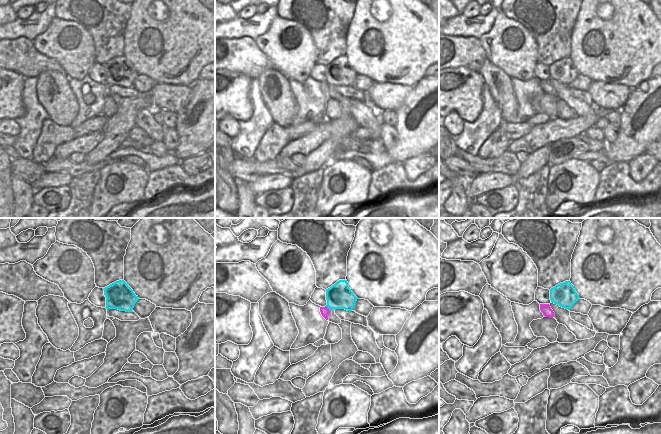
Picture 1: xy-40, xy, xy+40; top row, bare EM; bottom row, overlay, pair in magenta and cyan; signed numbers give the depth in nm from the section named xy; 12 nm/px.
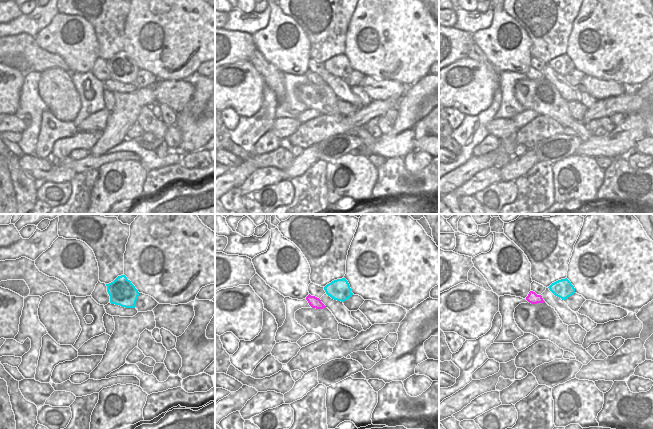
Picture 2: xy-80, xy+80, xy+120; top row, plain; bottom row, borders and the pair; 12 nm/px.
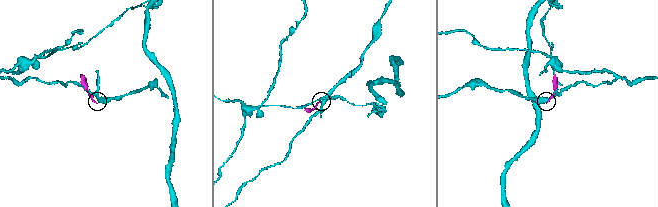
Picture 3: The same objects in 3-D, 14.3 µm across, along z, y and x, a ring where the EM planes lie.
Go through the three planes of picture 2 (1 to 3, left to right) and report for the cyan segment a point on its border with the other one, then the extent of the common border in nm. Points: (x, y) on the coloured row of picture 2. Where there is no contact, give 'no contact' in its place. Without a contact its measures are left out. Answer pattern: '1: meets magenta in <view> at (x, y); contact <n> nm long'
1: no contact
2: no contact
3: no contact

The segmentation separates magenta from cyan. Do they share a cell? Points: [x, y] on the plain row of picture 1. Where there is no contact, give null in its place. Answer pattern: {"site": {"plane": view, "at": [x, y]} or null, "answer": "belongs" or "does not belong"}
{"site": {"plane": "xy", "at": [327, 84]}, "answer": "does not belong"}

